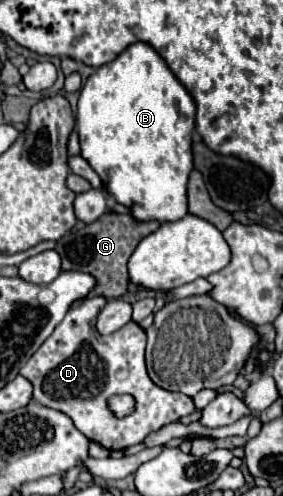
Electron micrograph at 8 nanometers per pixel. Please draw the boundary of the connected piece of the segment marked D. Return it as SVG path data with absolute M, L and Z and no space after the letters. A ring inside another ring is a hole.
M94 296L68 310L64 320L30 356L20 374L32 382L36 402L68 414L86 438L112 452L140 444L152 432L158 432L170 422L178 422L196 408L190 396L162 390L150 380L144 362L146 332L136 322L128 322L110 336L98 334L96 316L104 306L106 298ZM114 394L132 394L136 398L134 414L116 418L108 410L108 398Z

